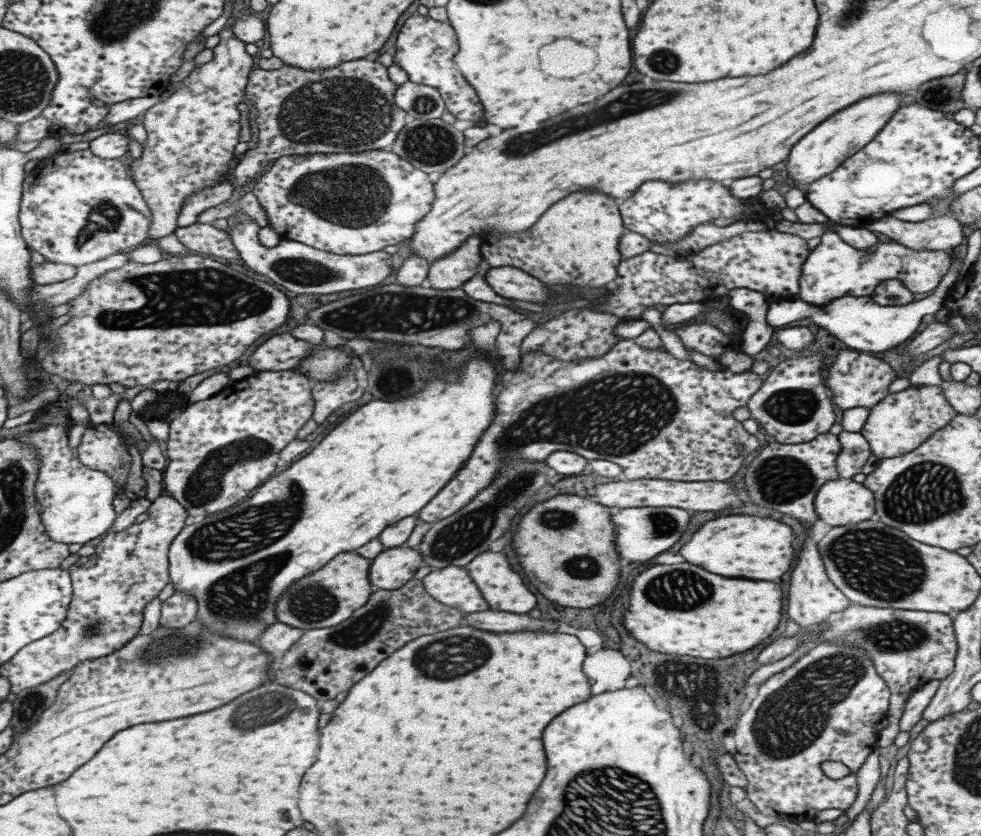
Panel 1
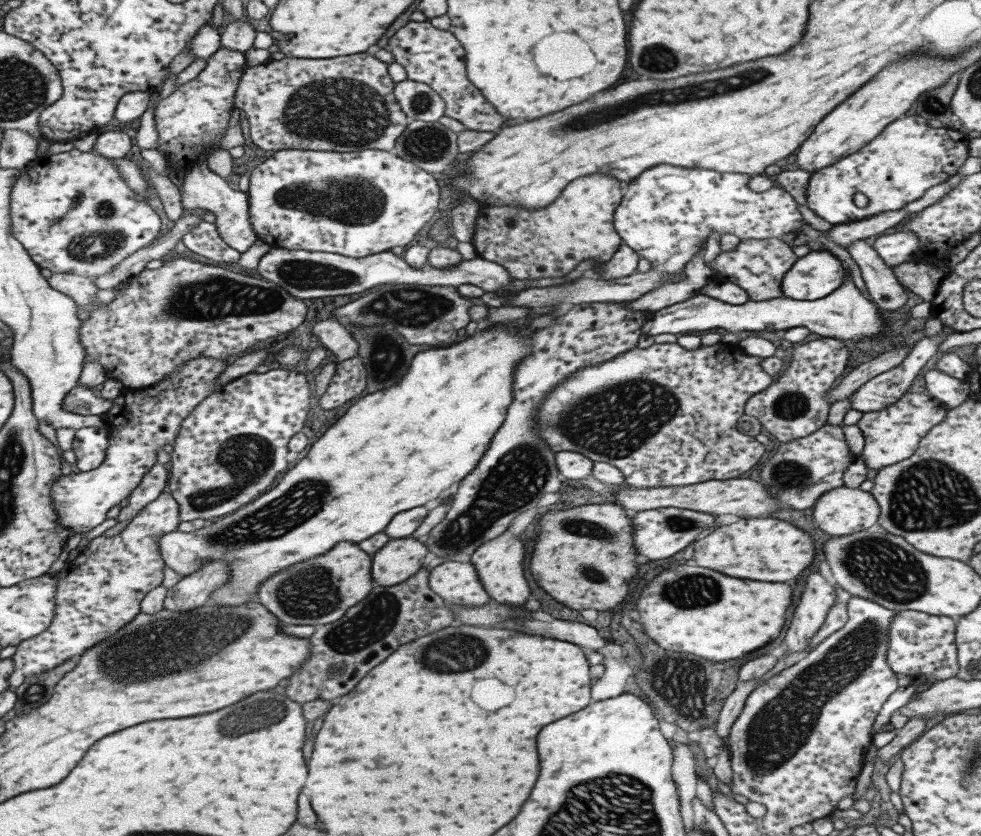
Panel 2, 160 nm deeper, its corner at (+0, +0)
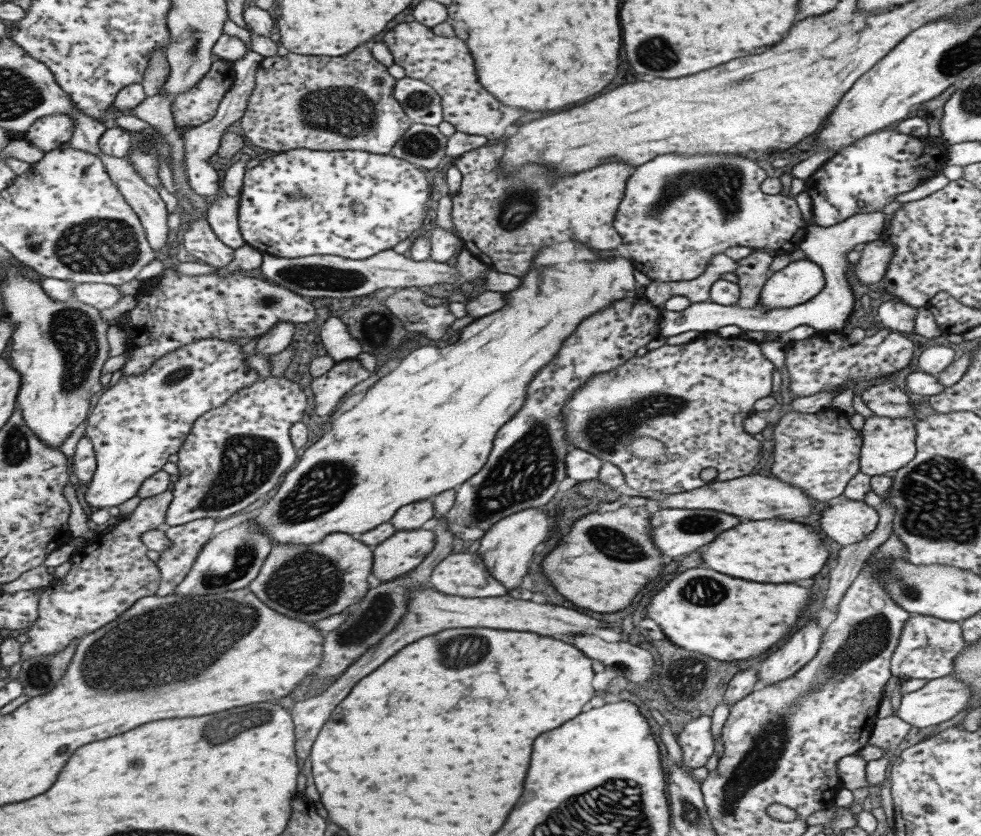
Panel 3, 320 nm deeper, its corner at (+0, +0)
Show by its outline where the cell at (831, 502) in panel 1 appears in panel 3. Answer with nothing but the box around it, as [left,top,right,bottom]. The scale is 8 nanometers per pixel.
[819,500,878,547]

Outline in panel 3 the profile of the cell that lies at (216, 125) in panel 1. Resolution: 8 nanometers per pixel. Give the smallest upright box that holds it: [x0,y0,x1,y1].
[171,59,234,128]

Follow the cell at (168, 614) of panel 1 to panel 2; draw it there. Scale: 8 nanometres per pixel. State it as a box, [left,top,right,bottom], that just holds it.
[162,560,230,612]

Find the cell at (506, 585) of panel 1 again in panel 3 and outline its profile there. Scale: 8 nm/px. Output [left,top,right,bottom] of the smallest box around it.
[475,507,551,588]

